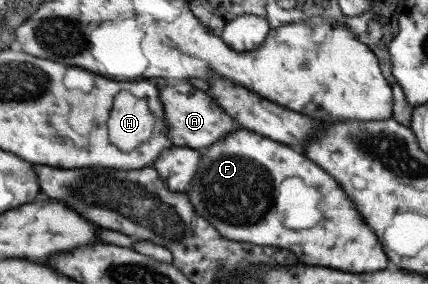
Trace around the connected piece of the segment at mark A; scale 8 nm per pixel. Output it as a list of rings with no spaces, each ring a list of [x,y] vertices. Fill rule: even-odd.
[[[187,80],[168,81],[158,90],[158,99],[163,109],[163,121],[166,124],[166,135],[173,147],[204,149],[223,138],[238,124],[221,107],[207,96],[207,92],[193,87]]]

